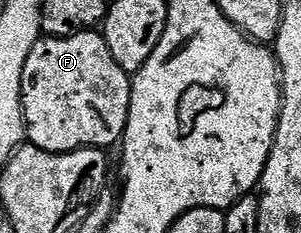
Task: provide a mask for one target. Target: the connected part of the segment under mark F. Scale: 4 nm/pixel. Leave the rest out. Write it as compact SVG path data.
M84 30L65 38L41 37L34 44L22 72L24 88L22 105L24 107L24 125L29 143L46 152L65 154L75 150L89 148L109 148L121 141L128 123L132 78L114 60L106 44L103 33L96 30Z

